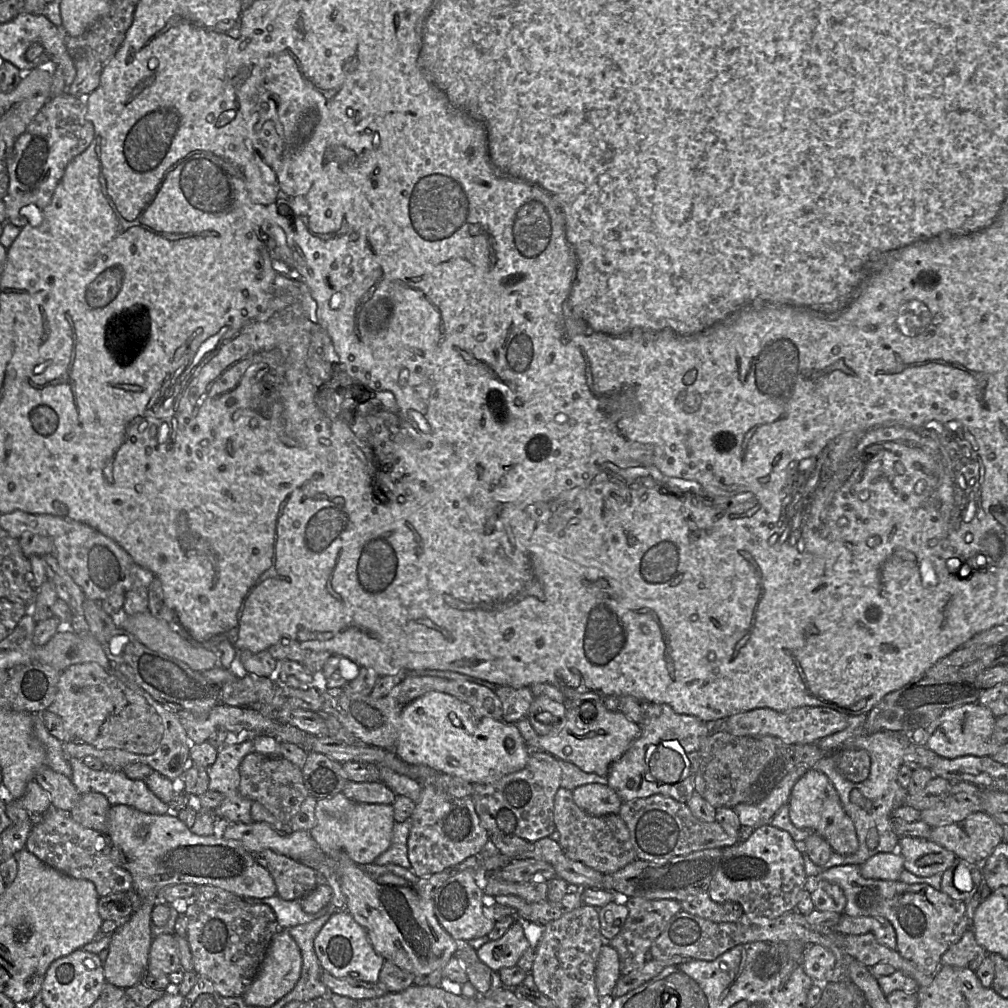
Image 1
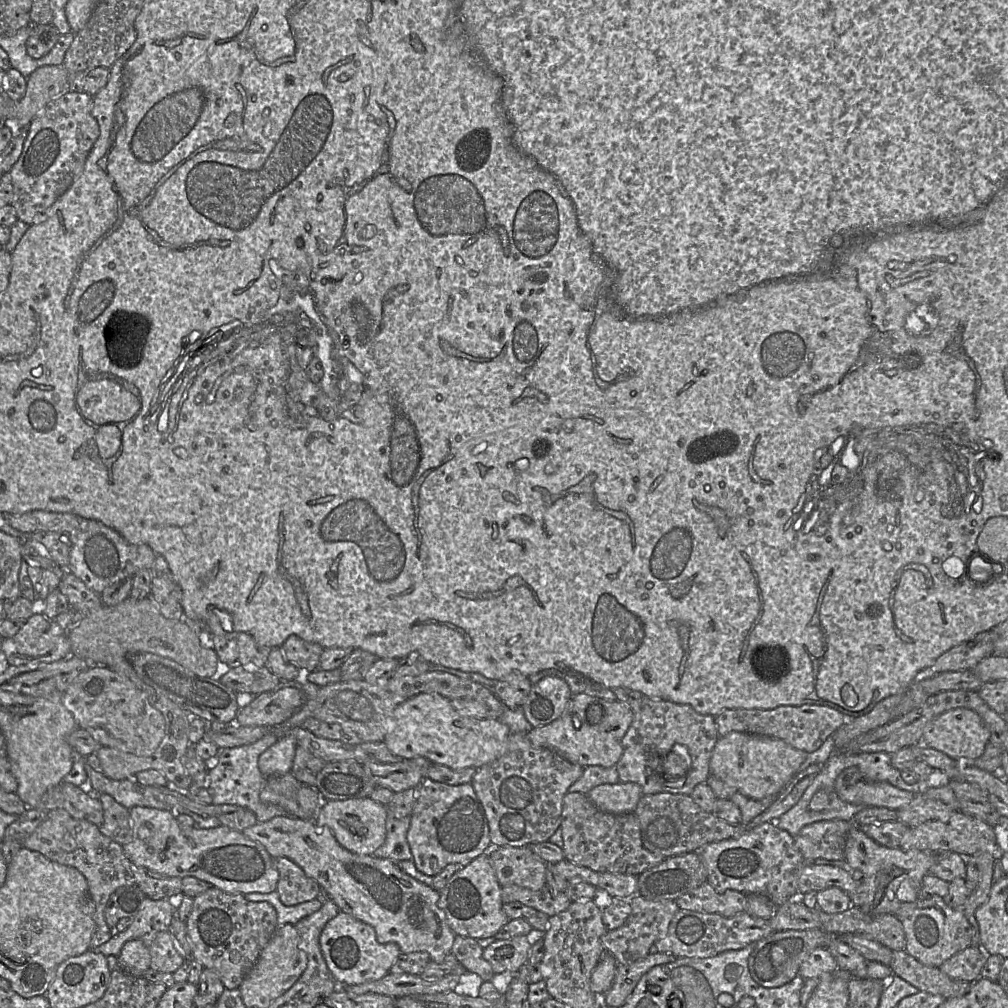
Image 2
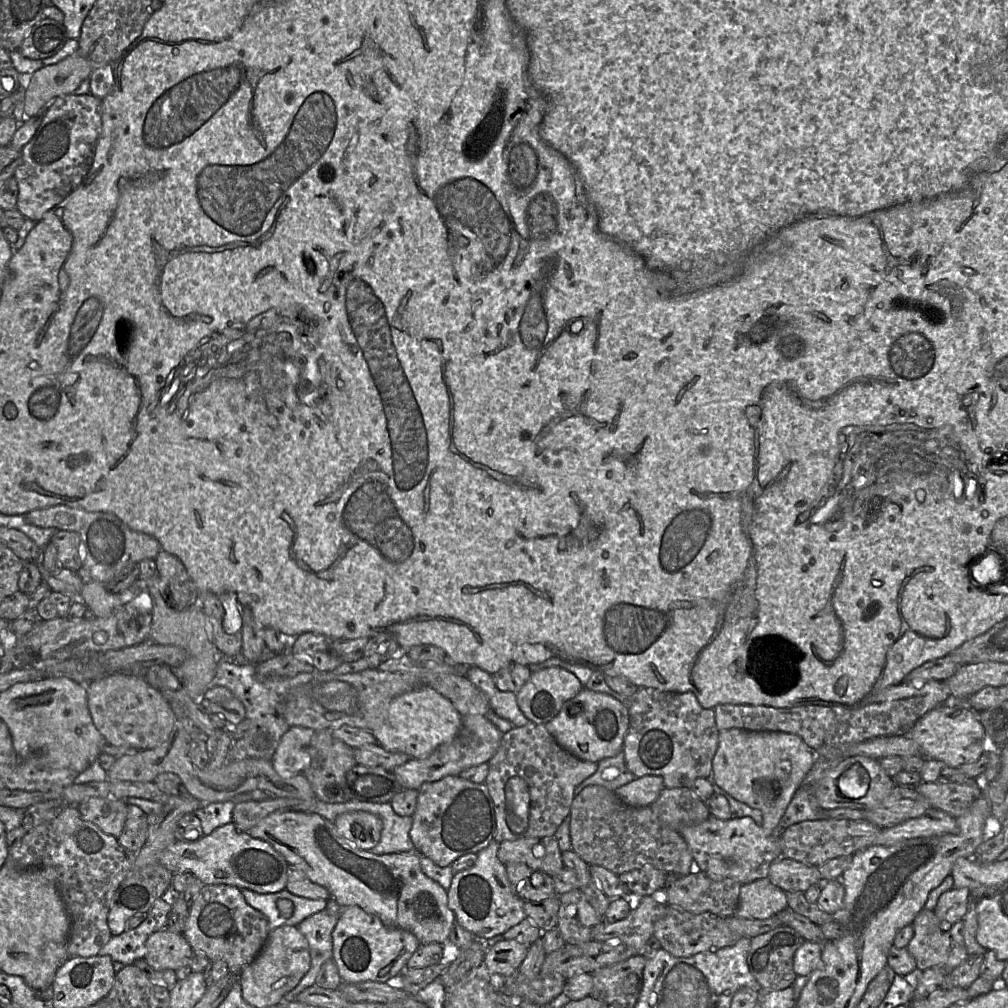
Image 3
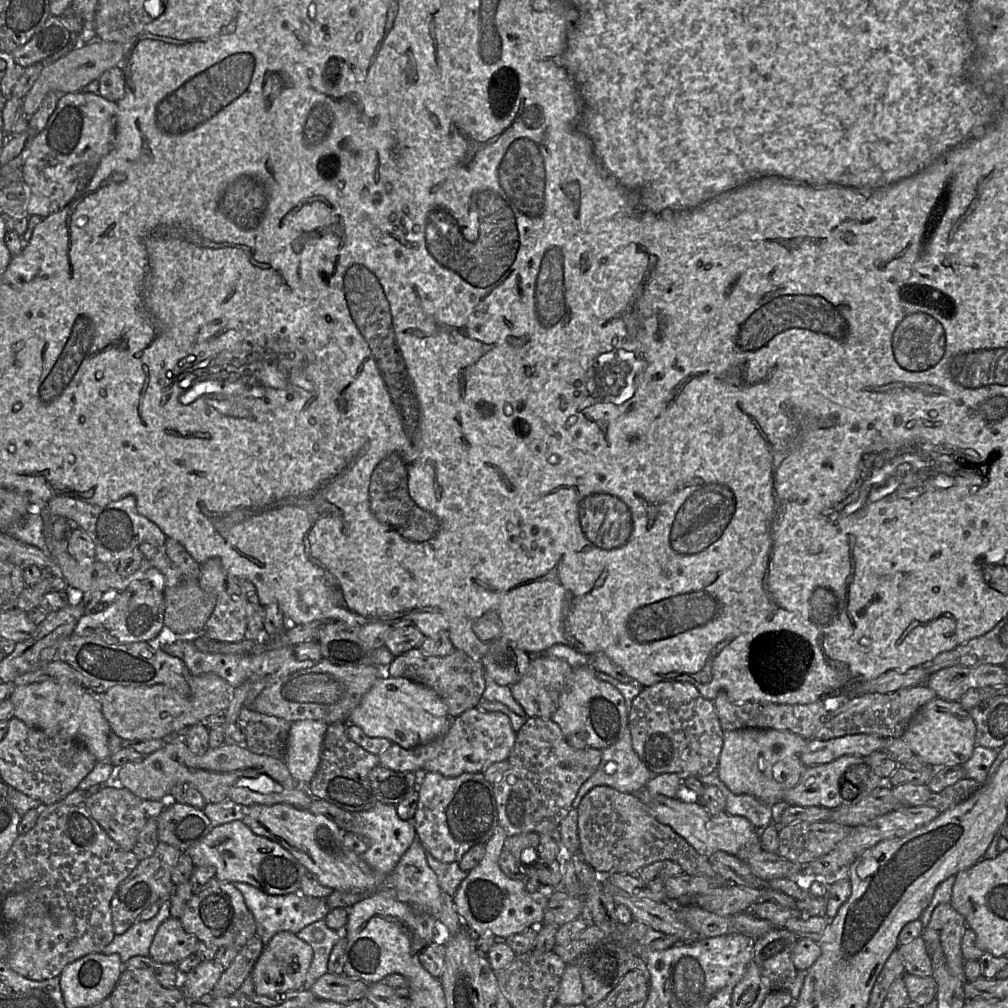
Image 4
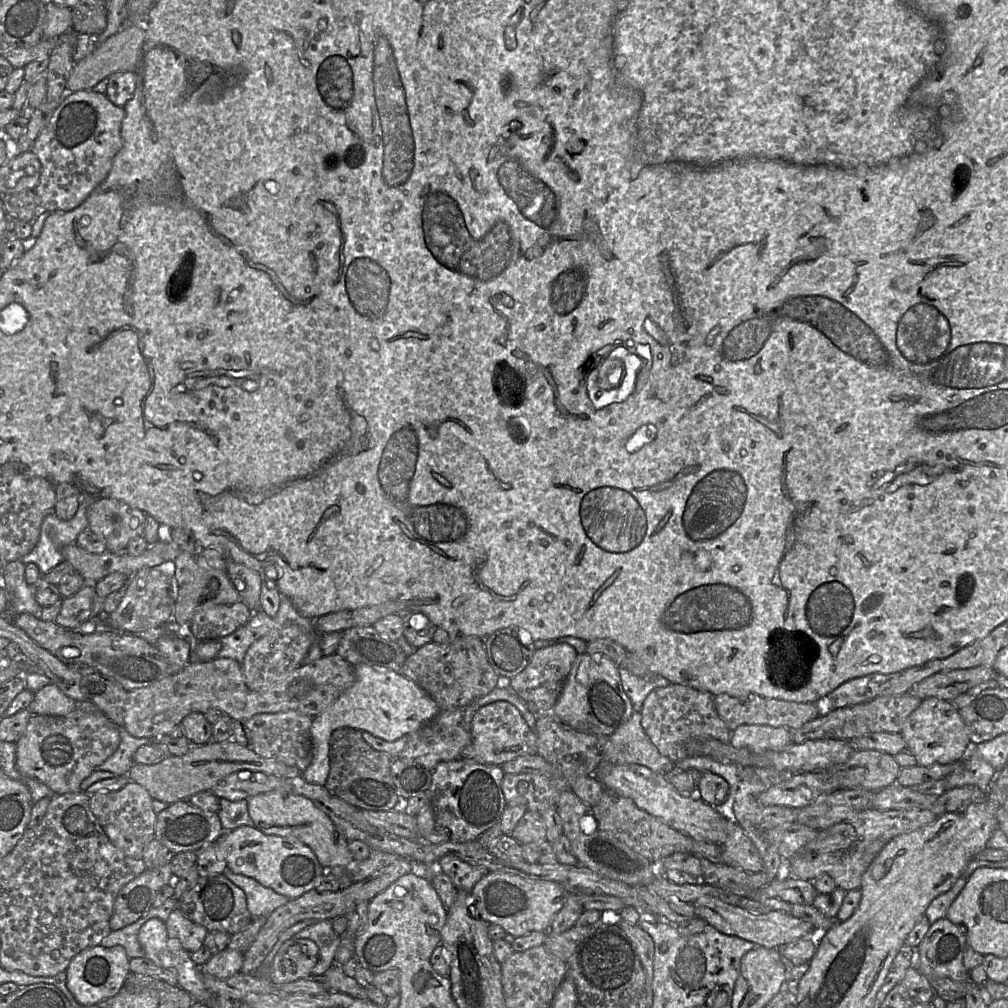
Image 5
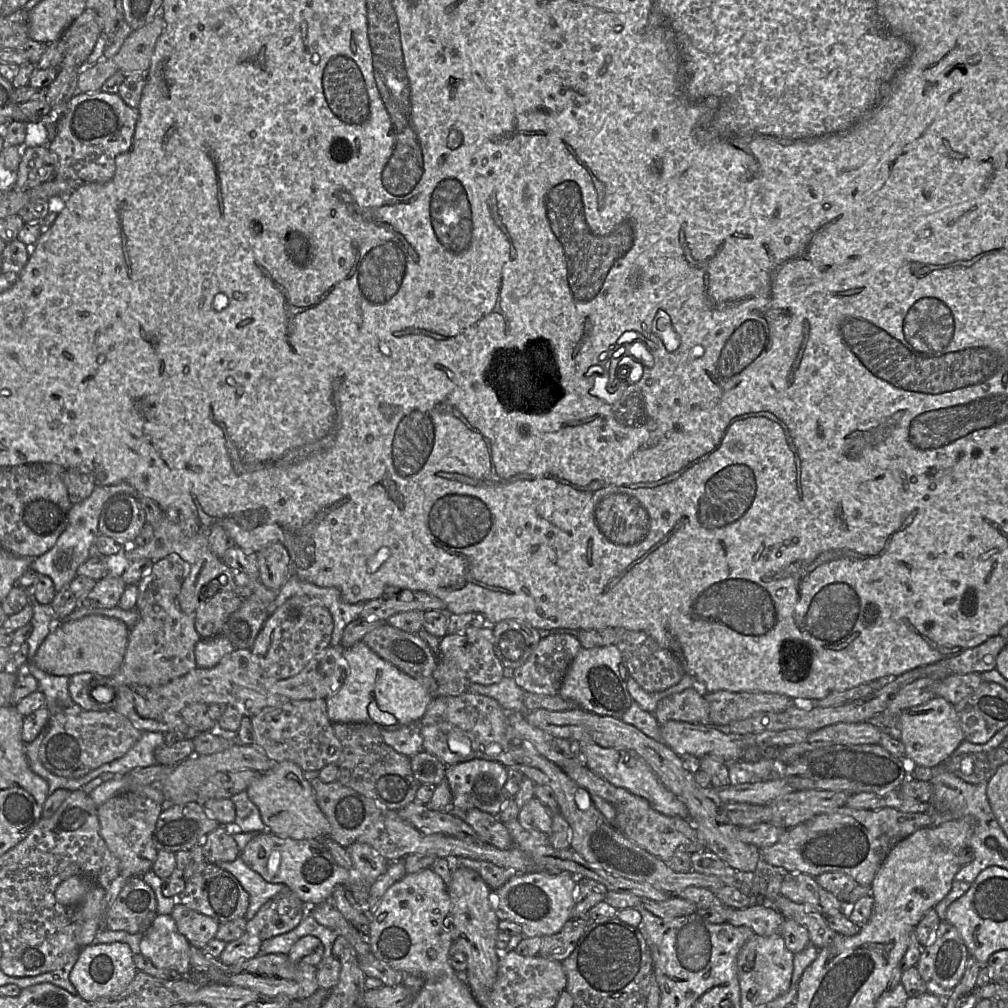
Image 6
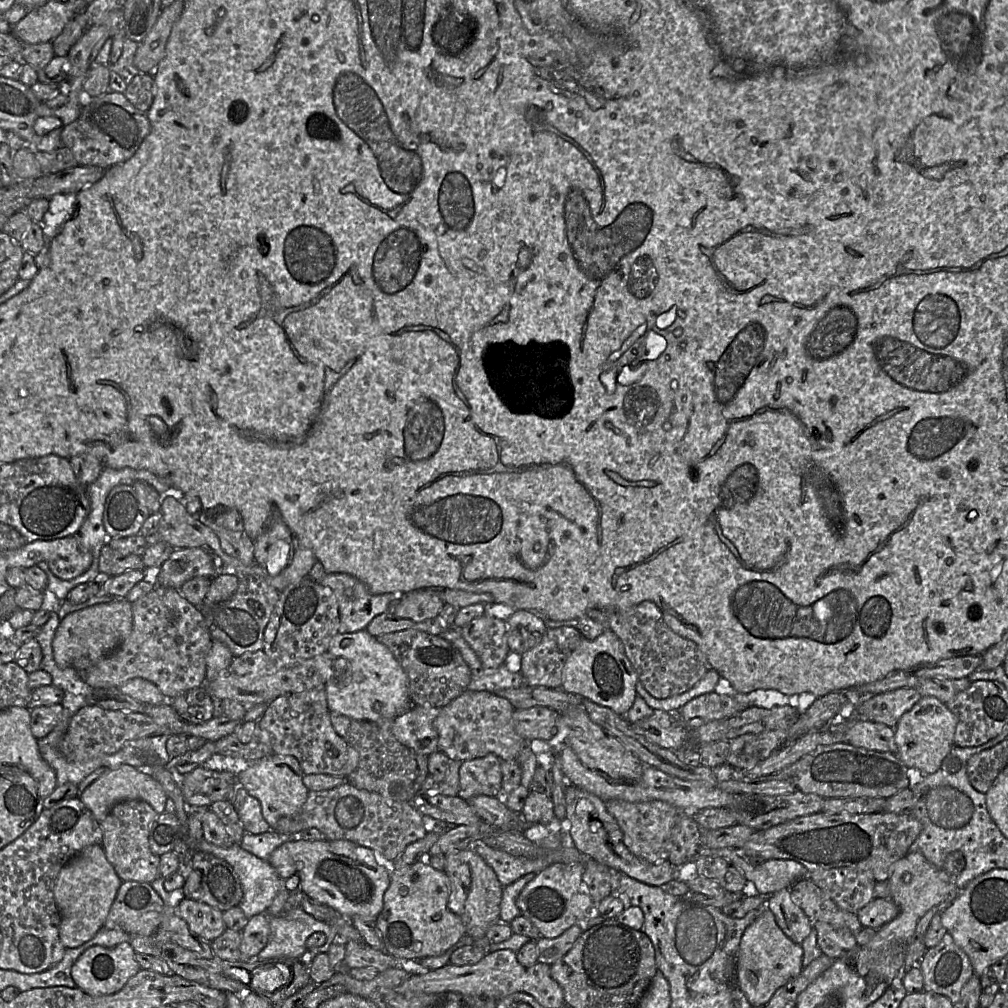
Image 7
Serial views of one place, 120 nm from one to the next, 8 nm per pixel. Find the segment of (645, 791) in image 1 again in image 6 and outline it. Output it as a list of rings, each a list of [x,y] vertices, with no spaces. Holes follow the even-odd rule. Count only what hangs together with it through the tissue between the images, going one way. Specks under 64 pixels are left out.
[[[688,688],[660,700],[654,711],[659,725],[669,720],[711,725],[705,693],[701,689]]]

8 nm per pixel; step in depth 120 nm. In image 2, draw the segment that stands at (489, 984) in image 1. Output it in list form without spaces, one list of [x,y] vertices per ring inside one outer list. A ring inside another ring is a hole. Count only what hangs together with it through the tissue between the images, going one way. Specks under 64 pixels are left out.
[[[455,935],[450,953],[468,972],[478,974],[486,982],[491,981],[495,973],[491,964],[483,958],[483,951],[476,939]]]

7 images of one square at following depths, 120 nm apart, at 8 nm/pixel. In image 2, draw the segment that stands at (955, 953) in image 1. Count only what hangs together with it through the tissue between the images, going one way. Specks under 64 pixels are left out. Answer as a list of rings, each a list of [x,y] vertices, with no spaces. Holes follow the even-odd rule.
[[[970,945],[943,962],[939,969],[955,981],[974,982],[981,977],[986,960],[987,954],[981,946]]]

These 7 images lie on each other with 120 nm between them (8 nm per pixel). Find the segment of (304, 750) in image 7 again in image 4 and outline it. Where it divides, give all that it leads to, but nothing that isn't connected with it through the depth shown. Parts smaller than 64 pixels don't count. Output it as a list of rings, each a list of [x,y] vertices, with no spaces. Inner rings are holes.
[[[244,707],[239,724],[246,733],[246,747],[252,753],[284,759],[291,722]]]

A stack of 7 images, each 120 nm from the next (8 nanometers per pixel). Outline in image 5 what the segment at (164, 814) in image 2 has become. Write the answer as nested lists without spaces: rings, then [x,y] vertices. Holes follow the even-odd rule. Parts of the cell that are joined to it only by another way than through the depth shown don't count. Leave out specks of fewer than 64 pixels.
[[[240,826],[226,831],[215,844],[224,853],[227,868],[231,872],[253,878],[289,899],[316,889],[325,873],[314,852],[293,837],[266,835],[255,827]]]

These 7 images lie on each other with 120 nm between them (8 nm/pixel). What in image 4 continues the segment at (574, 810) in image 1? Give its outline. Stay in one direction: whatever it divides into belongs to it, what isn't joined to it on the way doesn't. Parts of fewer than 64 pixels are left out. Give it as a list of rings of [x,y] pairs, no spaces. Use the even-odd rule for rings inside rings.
[[[596,786],[582,798],[577,812],[578,854],[601,875],[608,875],[614,872],[635,874],[647,865],[668,859],[677,862],[682,867],[683,872],[688,875],[703,876],[709,879],[713,887],[732,884],[727,883],[715,871],[708,857],[699,854],[672,827],[659,822],[652,816],[646,804],[639,798],[639,794],[620,792],[609,786]]]

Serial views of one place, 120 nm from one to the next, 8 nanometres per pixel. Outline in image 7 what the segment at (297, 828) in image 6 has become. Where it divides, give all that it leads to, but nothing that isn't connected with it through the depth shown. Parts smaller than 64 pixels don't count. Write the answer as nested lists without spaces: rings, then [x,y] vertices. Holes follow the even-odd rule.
[[[272,754],[254,763],[239,764],[238,768],[231,768],[236,771],[238,782],[248,792],[249,795],[259,800],[262,815],[271,829],[274,829],[280,818],[290,816],[298,812],[308,795],[308,789],[303,783],[304,773],[299,762],[294,756]]]

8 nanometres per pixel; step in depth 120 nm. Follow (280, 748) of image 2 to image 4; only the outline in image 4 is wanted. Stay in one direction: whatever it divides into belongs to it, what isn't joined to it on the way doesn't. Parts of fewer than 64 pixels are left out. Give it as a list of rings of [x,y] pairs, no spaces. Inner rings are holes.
[[[315,720],[292,723],[283,760],[292,777],[302,786],[307,786],[317,772],[328,726]]]

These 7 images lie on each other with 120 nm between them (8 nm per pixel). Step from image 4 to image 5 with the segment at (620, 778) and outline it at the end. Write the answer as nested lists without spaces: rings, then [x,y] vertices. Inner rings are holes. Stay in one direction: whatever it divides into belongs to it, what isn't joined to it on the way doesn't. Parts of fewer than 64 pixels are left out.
[[[633,711],[616,731],[602,739],[601,764],[639,764],[665,775],[675,763],[662,755],[641,725],[641,714]]]

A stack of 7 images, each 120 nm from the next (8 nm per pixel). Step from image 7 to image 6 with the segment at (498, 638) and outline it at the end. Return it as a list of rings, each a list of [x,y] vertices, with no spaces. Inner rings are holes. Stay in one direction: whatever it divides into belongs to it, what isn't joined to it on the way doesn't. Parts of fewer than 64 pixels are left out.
[[[479,620],[455,634],[441,638],[438,664],[433,677],[438,684],[437,697],[458,696],[465,693],[472,683],[492,685],[500,682],[504,677],[504,670],[494,652],[493,626]]]

